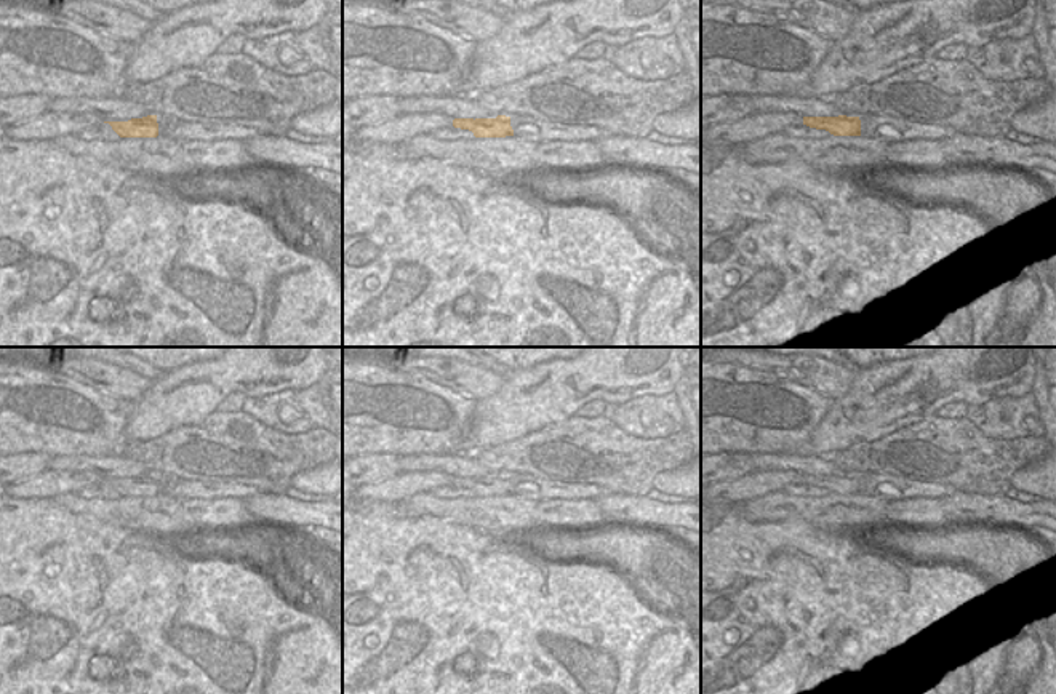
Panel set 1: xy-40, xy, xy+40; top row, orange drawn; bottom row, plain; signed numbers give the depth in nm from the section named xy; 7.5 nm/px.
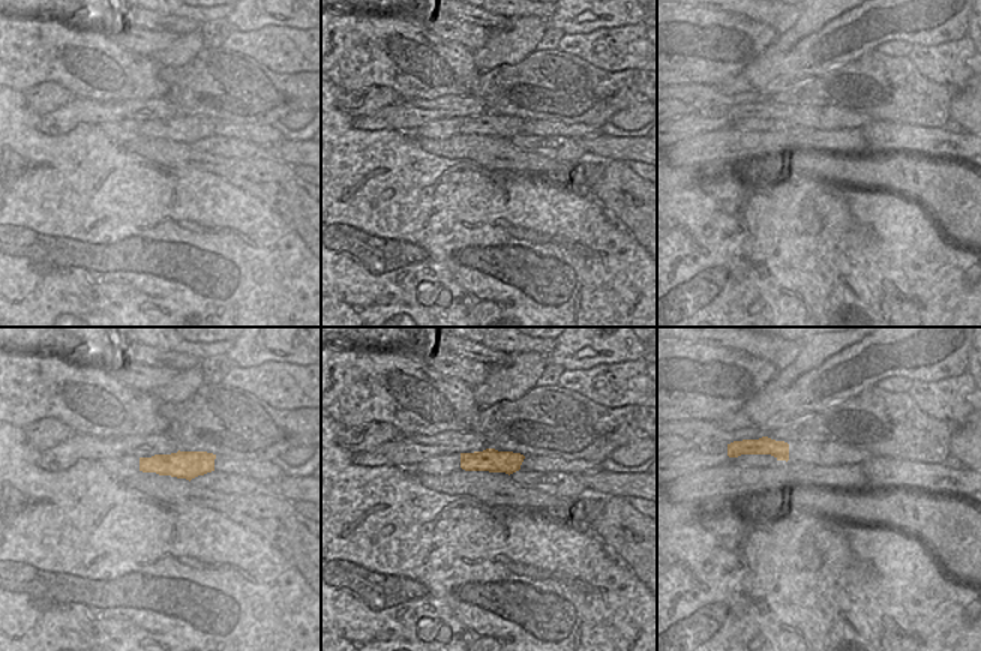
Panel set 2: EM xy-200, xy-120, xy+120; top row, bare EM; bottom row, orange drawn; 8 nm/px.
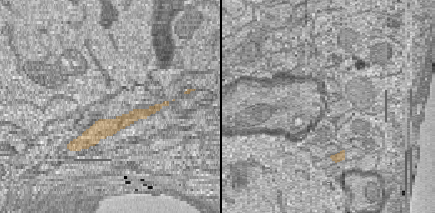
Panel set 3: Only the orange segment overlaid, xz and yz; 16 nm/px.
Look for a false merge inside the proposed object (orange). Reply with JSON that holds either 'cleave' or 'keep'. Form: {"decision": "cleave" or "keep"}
{"decision": "keep"}

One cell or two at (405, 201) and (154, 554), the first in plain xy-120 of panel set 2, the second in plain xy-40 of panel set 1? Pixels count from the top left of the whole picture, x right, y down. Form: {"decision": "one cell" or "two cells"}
{"decision": "one cell"}

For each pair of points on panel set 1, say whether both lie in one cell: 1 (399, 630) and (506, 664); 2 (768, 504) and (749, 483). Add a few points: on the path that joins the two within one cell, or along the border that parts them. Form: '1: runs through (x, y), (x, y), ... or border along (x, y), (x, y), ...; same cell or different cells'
1: runs through (426, 640), (434, 648), (469, 648), (479, 651); same cell
2: border along (781, 490), (746, 499), (740, 506); different cells

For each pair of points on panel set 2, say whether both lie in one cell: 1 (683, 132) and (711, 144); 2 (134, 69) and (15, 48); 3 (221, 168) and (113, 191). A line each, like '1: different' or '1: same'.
1: different
2: same
3: different

